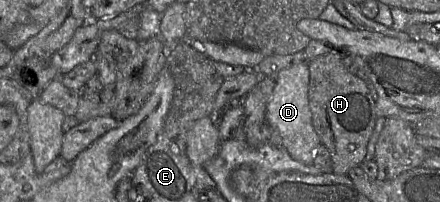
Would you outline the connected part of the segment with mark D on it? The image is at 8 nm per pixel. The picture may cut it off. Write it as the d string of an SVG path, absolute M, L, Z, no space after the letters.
M306 61L281 70L275 78L275 86L265 113L265 121L281 137L282 148L304 164L313 164L315 152L321 145L312 124L308 98L309 76L309 64Z

